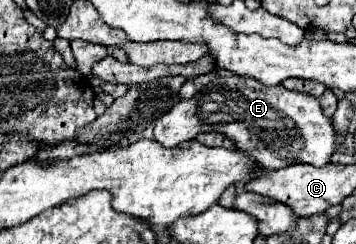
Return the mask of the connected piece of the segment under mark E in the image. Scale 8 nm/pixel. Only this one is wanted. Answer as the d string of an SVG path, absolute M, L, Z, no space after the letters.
M238 74L218 76L194 98L180 100L154 124L154 138L166 148L194 140L200 132L224 134L240 150L252 152L254 160L266 170L278 170L298 162L324 166L330 162L338 138L332 120L322 114L322 106L316 98L290 92L282 84L264 86L254 78L242 78Z

